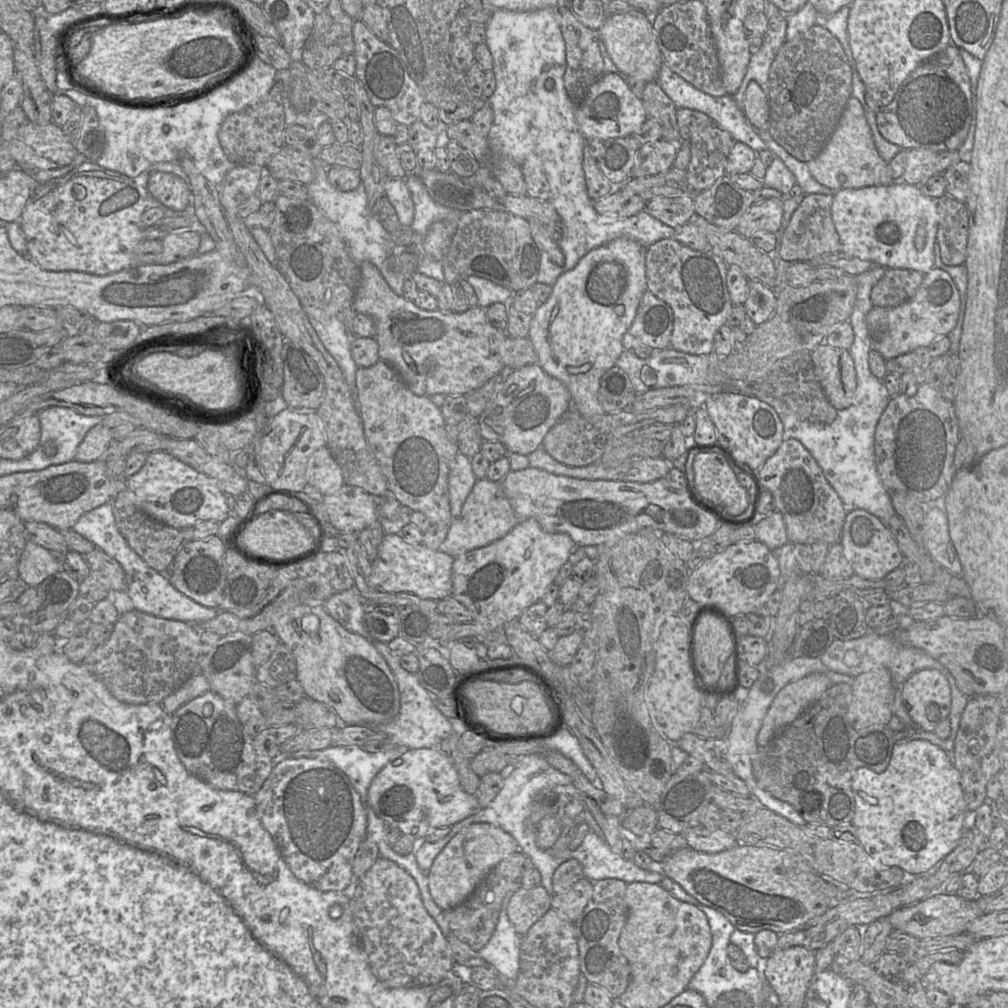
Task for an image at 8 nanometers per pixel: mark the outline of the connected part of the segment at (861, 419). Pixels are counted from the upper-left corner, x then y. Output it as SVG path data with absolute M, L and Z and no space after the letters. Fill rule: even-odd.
M873 265L869 270L855 277L856 301L849 322L853 328L854 341L848 350L853 358L857 388L854 401L850 407L838 411L833 423L816 425L802 419L784 401L756 393L755 397L769 404L779 415L784 428L784 439L796 439L810 452L823 471L831 487L842 501L844 510L866 510L886 523L896 514L890 493L883 485L875 463L874 436L881 415L888 406L891 396L881 379L875 377L869 368L869 353L873 343L868 330L867 315L873 307L871 291L874 285L884 276L887 268Z

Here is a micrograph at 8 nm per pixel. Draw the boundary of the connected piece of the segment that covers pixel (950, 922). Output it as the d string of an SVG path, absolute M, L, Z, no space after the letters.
M936 894L893 912L890 922L894 930L900 930L919 940L950 936L965 932L969 923L982 915L976 900L966 900L956 894Z

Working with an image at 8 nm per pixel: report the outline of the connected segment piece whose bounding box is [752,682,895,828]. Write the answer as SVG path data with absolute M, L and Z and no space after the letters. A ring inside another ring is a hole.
M848 683L832 684L824 695L808 707L753 756L752 770L757 785L775 799L789 803L808 824L830 828L851 825L855 813L852 777L858 768L882 773L889 765L894 731L888 725L873 725L855 730L848 721L848 704L852 687Z

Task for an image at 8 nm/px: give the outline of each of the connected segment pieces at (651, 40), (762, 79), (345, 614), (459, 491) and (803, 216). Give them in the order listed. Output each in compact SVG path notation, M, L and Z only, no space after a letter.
M639 9L608 15L599 32L609 56L620 71L645 82L656 81L663 57L653 29L652 16Z
M761 47L758 52L751 55L742 83L737 92L733 94L733 98L740 110L743 109L745 91L750 81L755 81L768 96L769 70L777 52L770 47Z
M355 586L331 596L323 606L346 630L364 637L372 644L385 646L385 643L373 639L367 631L365 613L368 610L368 604L361 598Z
M458 452L448 479L450 511L453 519L461 515L462 506L476 481L470 459Z
M807 194L793 212L785 228L779 248L779 257L786 262L808 262L824 254L842 251L842 244L831 216L833 195Z

